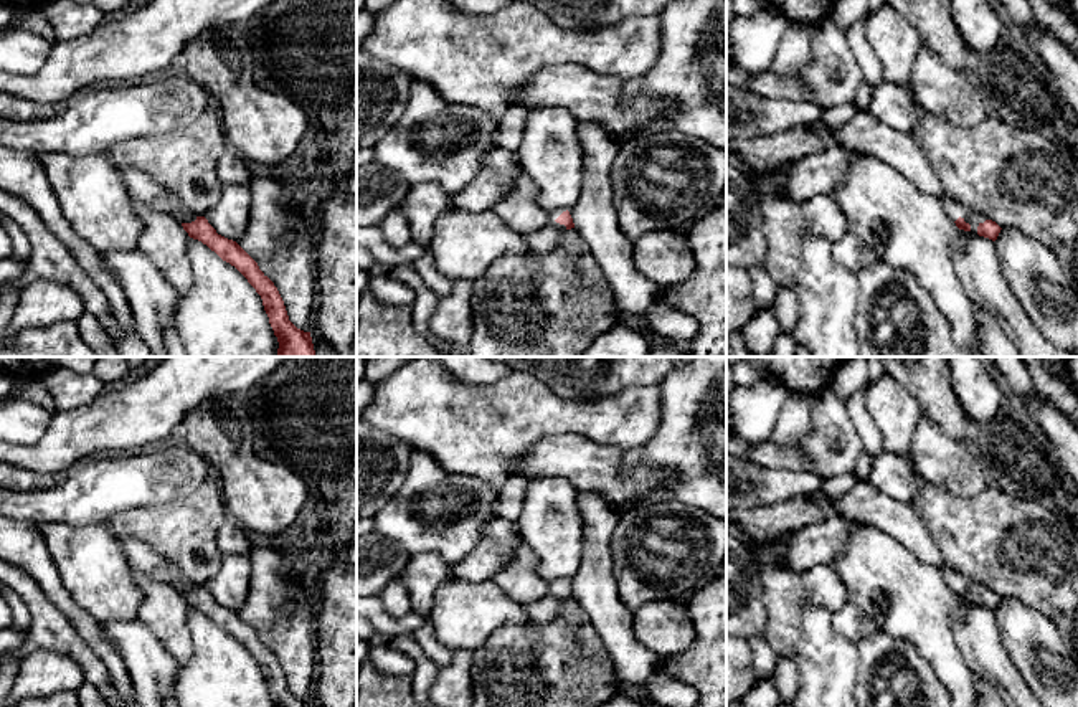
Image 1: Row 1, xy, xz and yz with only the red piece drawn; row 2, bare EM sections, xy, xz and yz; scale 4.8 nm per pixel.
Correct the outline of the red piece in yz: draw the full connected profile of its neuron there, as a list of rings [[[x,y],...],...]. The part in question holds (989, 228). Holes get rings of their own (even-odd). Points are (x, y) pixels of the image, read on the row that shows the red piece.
[[[943,197],[941,200],[946,213],[959,230],[971,231],[972,235],[979,235],[992,241],[997,240],[1002,228],[995,221],[987,220],[982,213],[967,208],[956,198]]]

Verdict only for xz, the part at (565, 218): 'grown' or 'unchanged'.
grown

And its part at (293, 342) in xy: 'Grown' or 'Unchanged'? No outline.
Grown

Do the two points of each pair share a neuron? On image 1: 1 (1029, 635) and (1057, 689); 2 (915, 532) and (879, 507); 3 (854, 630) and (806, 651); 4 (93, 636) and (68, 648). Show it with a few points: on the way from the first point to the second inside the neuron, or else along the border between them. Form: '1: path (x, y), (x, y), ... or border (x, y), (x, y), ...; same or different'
1: path (1037, 648), (1054, 676); same
2: path (907, 526), (887, 514); same
3: border (832, 613), (832, 626), (855, 645); different
4: border (60, 610), (108, 671); different

